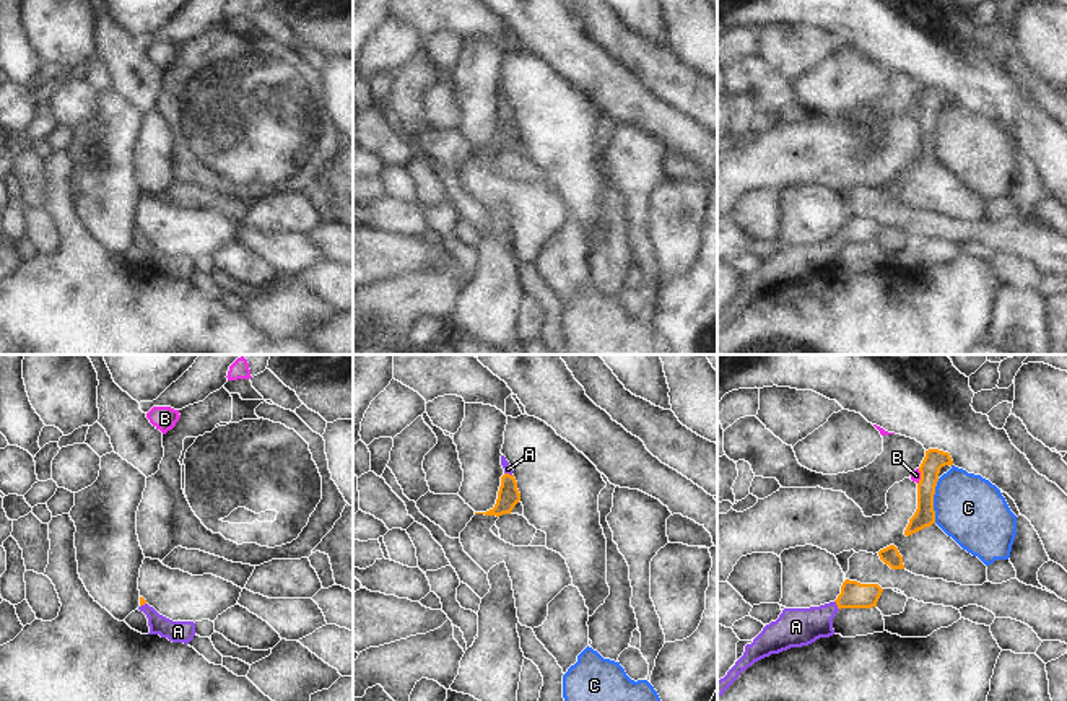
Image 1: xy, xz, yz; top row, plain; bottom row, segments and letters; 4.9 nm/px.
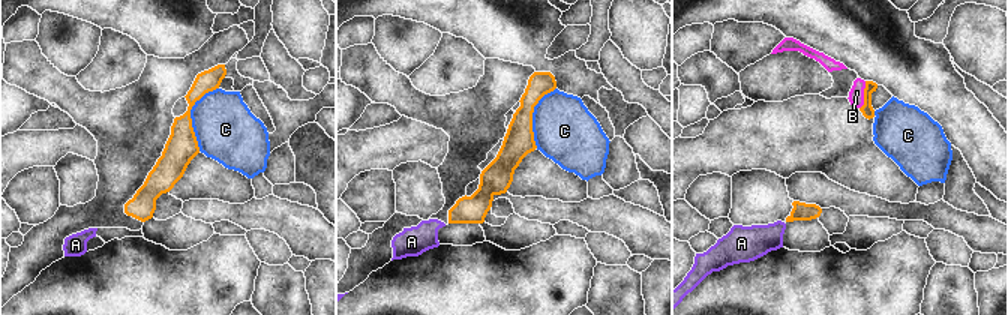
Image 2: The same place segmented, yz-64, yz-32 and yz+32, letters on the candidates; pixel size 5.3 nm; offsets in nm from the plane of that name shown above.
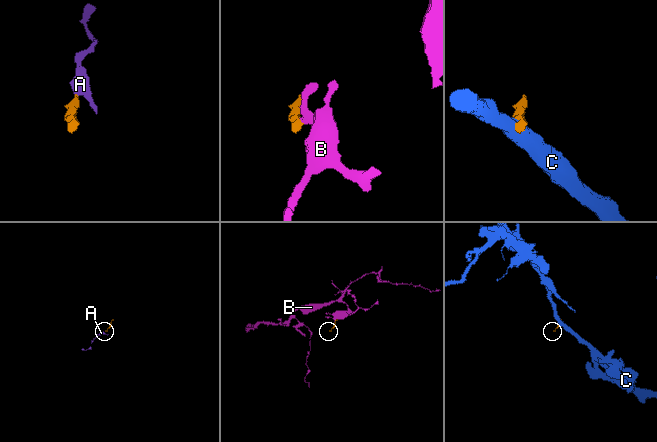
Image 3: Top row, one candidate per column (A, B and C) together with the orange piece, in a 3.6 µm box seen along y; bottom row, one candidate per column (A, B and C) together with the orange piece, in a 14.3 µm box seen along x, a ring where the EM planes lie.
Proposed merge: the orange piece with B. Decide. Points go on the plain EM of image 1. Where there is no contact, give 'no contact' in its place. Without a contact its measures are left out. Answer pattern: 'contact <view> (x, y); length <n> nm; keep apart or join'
contact yz (921, 113); length 80 nm; join

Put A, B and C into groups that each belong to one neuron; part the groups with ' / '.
A B / C

